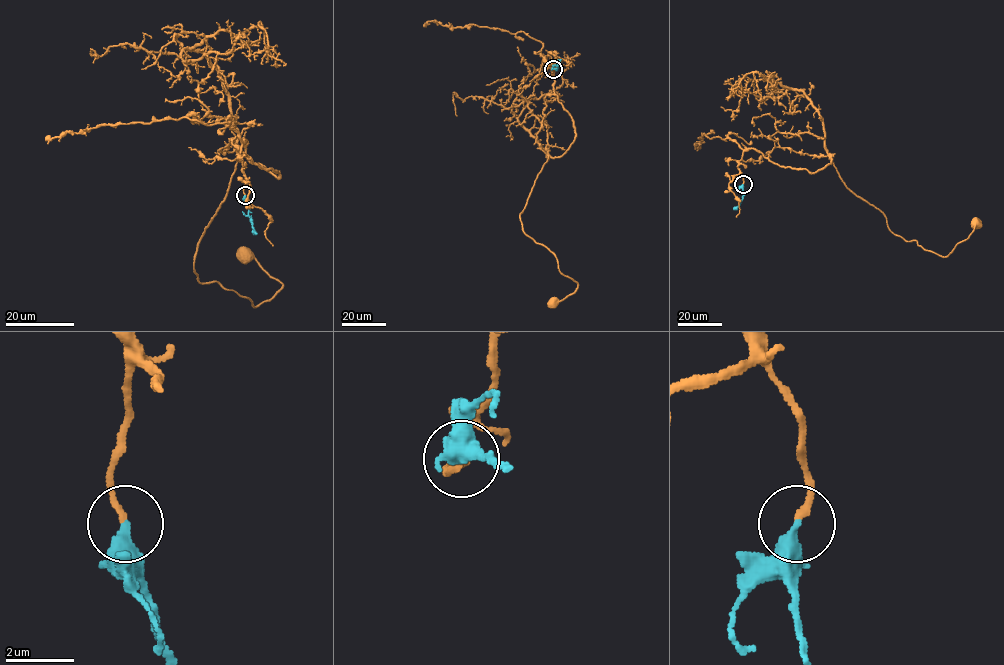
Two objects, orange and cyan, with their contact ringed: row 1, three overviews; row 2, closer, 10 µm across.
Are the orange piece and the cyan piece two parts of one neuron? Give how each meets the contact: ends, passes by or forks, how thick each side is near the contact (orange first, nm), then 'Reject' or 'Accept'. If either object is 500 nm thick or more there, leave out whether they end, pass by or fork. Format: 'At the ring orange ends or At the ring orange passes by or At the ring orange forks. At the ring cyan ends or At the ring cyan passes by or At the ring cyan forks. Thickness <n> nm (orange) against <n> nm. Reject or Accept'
At the ring orange ends. At the ring cyan ends. Thickness 190 nm (orange) against 400 nm. Accept

